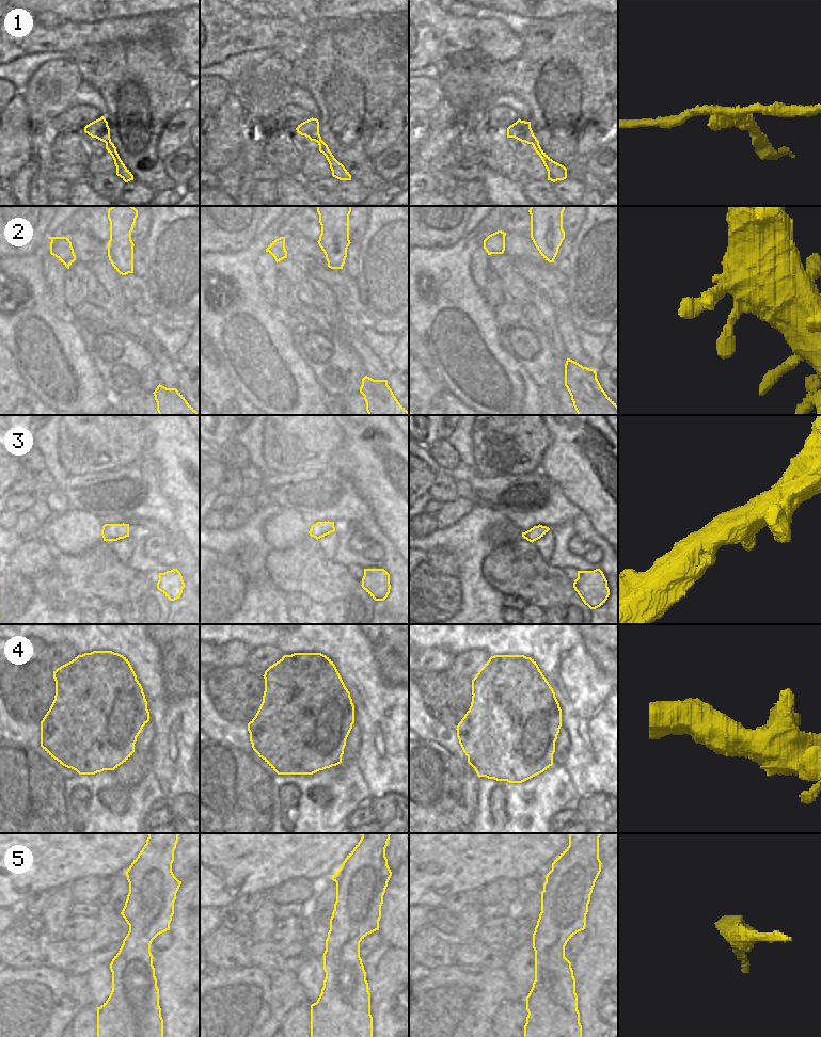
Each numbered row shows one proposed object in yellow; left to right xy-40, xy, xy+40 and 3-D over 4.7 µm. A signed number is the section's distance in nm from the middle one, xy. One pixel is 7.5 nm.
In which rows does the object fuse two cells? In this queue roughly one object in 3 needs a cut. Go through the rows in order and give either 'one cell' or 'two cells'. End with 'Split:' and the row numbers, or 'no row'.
1: two cells
2: one cell
3: one cell
4: two cells
5: one cell
Split: 1, 4

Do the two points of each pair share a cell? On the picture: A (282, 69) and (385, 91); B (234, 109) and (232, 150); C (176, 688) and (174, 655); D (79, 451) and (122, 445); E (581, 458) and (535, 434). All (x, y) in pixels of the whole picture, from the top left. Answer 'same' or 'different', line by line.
A: different
B: same
C: same
D: same
E: different

